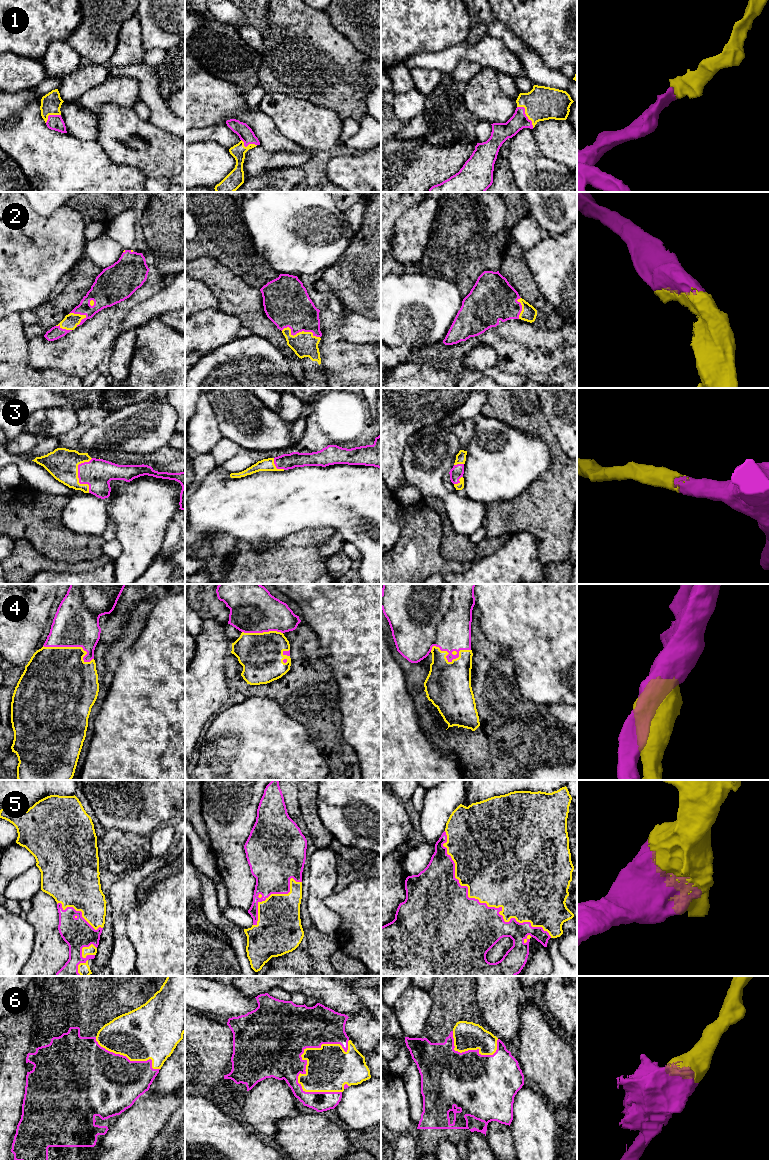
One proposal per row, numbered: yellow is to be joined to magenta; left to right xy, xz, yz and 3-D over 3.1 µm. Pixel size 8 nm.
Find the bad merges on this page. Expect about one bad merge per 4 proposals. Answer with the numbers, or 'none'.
none

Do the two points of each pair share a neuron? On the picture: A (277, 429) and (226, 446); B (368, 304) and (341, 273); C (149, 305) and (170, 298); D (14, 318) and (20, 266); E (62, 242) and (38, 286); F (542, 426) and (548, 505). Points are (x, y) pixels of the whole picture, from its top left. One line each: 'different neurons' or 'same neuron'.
A: different neurons
B: same neuron
C: same neuron
D: different neurons
E: same neuron
F: same neuron

